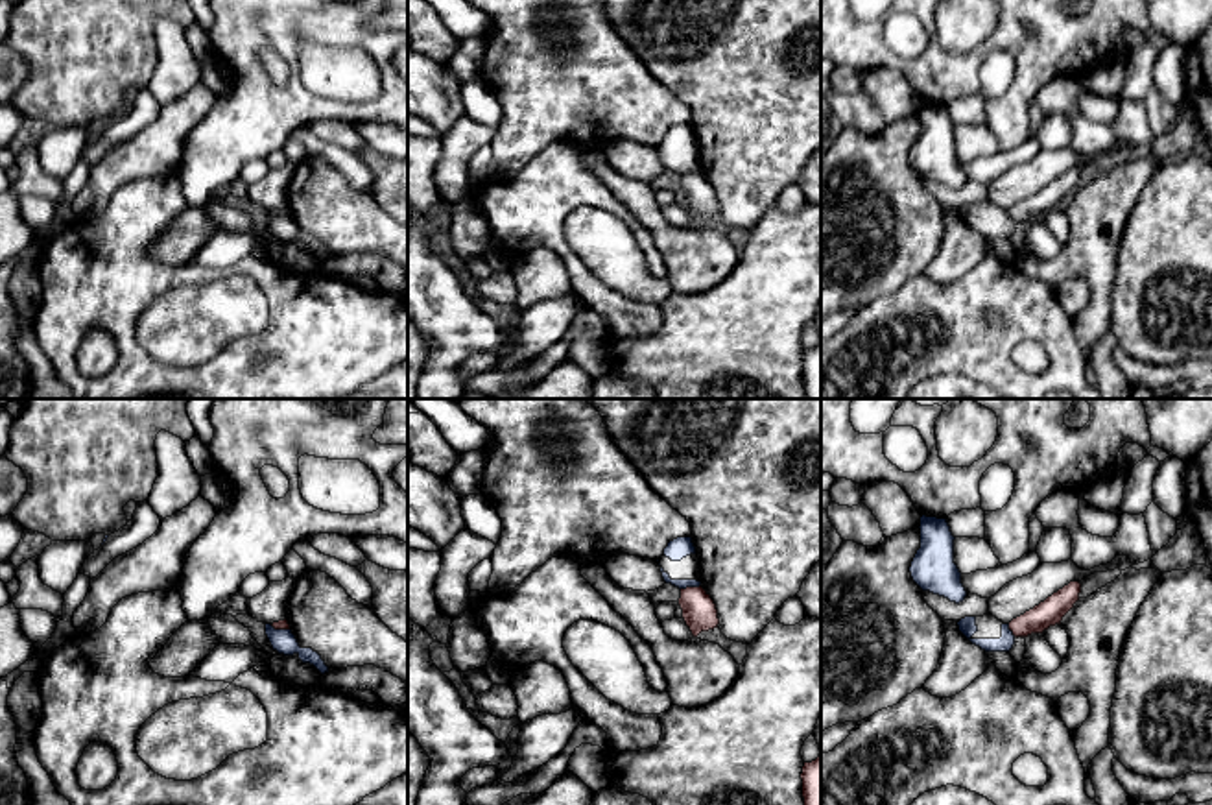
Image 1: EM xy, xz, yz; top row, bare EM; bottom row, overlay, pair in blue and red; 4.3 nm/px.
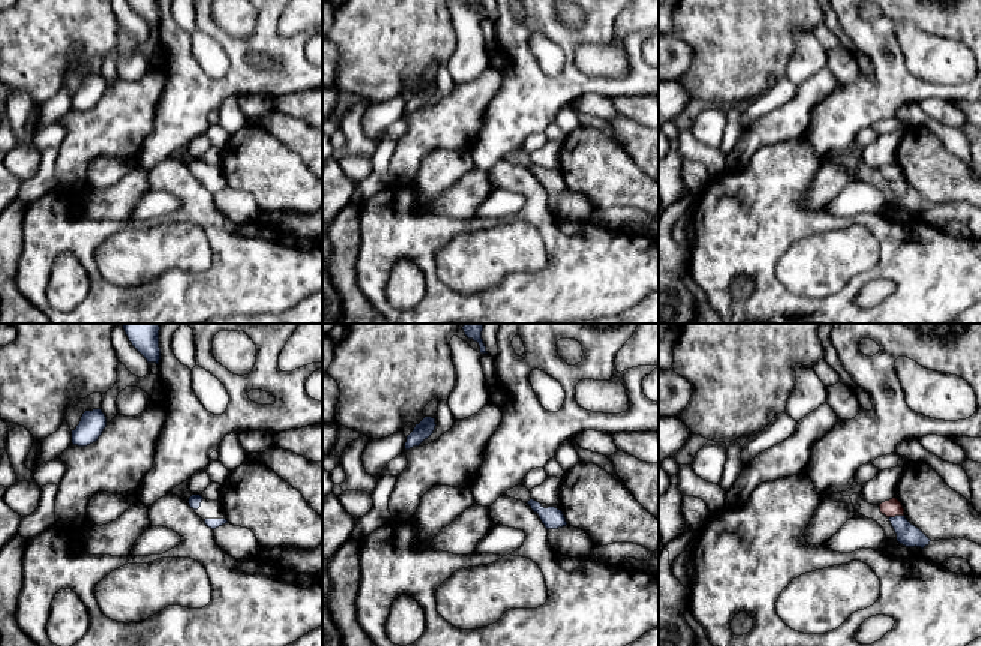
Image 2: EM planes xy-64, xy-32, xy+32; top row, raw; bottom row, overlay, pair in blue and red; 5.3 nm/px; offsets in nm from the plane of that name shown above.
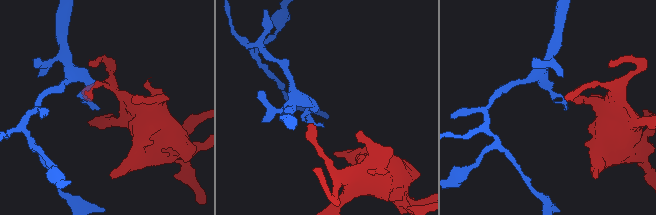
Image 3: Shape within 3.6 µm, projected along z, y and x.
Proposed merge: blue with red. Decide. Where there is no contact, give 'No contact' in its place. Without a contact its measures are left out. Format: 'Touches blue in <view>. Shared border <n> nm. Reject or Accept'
Touches blue in xz. Shared border 90 nm. Reject

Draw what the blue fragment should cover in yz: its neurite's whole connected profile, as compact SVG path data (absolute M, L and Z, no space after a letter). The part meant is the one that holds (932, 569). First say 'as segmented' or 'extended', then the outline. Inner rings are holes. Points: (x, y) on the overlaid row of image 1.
as segmented | M921 517L921 548L917 550L909 572L913 582L933 595L950 602L963 602L967 591L961 572L954 563L954 535L946 519Z

